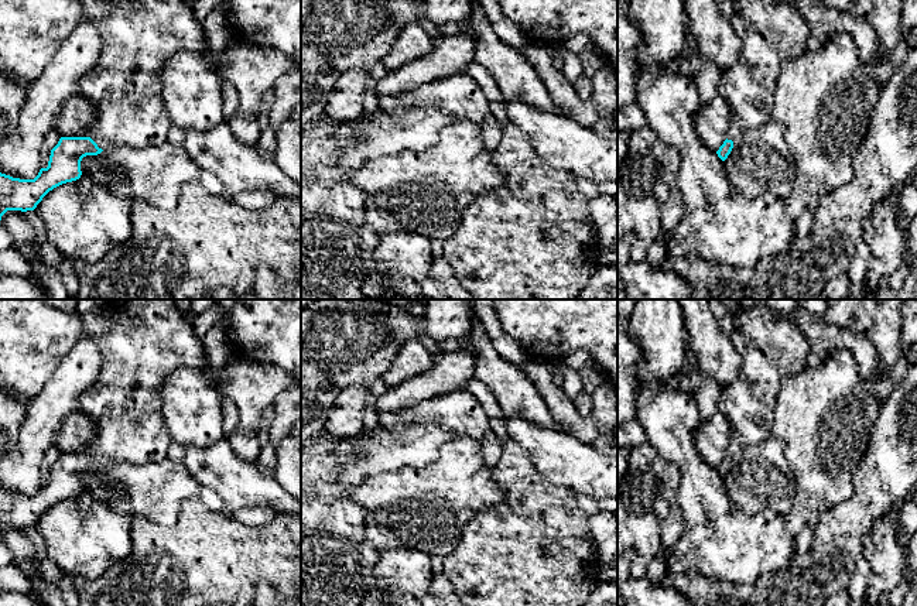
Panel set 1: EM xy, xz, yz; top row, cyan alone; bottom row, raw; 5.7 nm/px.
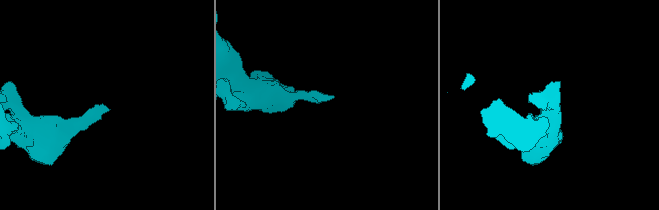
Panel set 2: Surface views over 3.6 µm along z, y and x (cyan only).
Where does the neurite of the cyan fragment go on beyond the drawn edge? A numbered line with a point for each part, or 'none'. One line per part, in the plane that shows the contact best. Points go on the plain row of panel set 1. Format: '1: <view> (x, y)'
1: xy (149, 339)

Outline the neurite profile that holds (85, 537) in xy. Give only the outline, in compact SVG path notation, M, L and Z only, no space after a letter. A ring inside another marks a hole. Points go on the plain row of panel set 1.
M82 490L79 496L49 507L34 528L45 540L48 559L64 574L95 581L130 555L130 525L131 517L117 513L92 493Z

